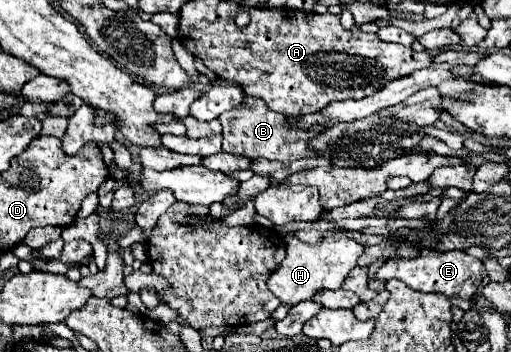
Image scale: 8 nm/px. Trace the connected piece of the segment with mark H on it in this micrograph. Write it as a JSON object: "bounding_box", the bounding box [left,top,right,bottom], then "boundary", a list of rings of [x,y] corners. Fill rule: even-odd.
{"bounding_box":[269,227,365,305],"boundary":[[[343,227],[329,229],[327,237],[323,237],[323,241],[315,245],[307,245],[295,235],[285,235],[285,245],[287,257],[269,277],[269,289],[287,305],[297,305],[299,301],[311,299],[319,289],[341,289],[345,277],[357,265],[357,259],[365,249],[365,245],[355,241],[349,235],[349,229]]]}

